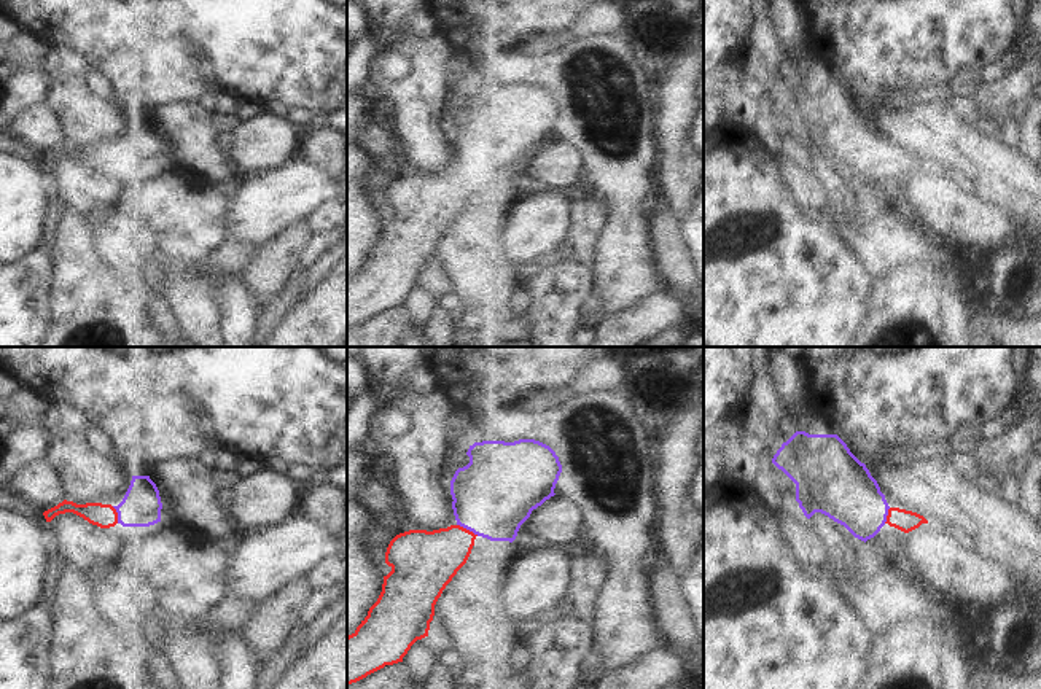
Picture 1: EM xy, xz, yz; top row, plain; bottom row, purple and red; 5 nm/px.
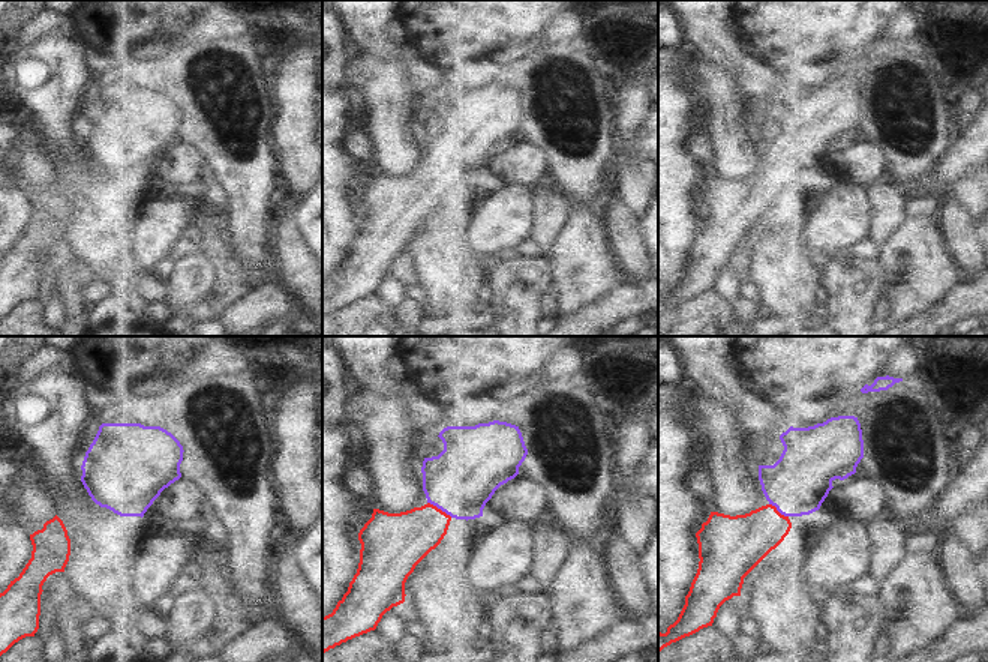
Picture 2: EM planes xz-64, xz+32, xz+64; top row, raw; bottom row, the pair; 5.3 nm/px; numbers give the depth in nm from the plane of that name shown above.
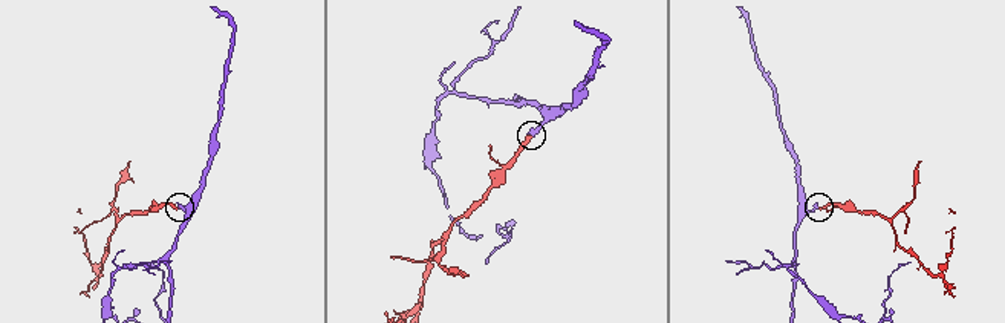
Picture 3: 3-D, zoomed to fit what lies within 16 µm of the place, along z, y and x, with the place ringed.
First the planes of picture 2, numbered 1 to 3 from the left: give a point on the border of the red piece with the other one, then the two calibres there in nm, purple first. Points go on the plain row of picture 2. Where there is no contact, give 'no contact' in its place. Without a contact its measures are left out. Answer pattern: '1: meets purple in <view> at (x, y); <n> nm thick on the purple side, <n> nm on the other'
1: no contact
2: meets purple in xz+32 at (440, 171); 360 nm thick on the purple side, 280 nm on the other
3: meets purple in xz+64 at (778, 174); 320 nm thick on the purple side, 280 nm on the other

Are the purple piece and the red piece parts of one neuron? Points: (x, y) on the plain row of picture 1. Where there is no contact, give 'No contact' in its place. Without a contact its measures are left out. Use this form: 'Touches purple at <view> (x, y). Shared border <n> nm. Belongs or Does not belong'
Touches purple at xz (468, 172). Shared border 130 nm. Belongs.

